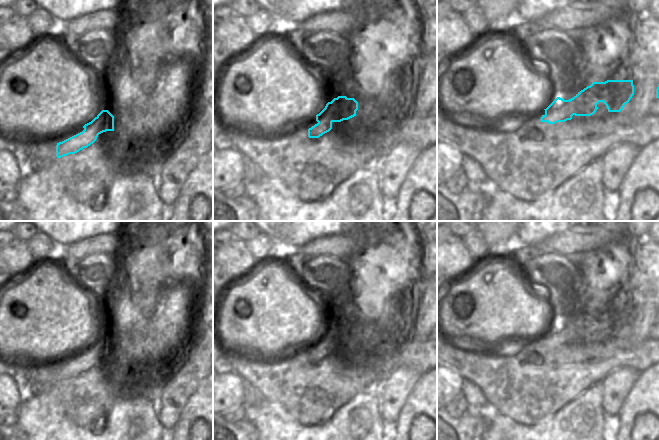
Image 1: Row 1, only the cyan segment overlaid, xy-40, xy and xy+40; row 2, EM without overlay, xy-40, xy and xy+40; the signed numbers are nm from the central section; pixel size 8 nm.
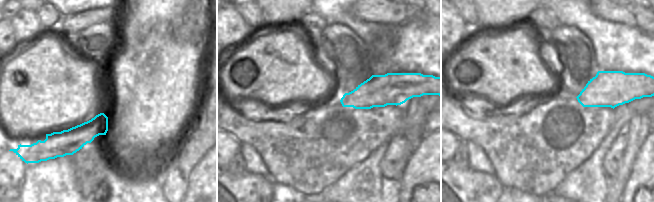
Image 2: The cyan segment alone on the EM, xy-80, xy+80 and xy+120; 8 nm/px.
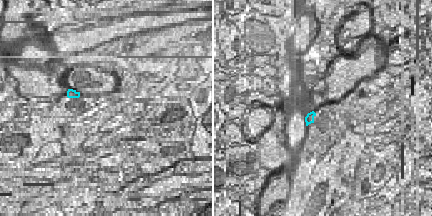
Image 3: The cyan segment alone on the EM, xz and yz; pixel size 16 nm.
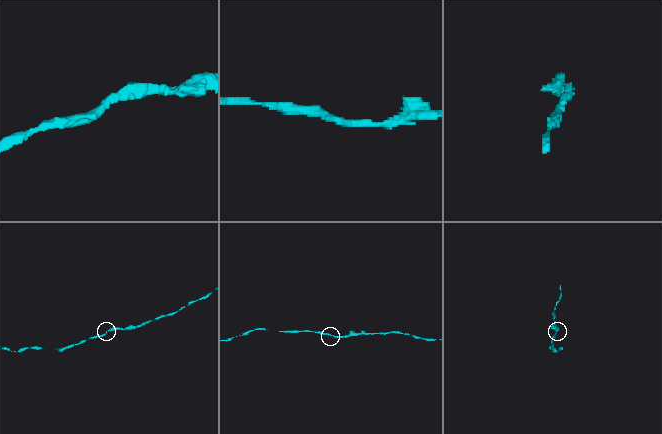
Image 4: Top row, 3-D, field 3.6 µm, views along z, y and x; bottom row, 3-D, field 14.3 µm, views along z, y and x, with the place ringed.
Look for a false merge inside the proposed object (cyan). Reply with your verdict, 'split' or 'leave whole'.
leave whole

